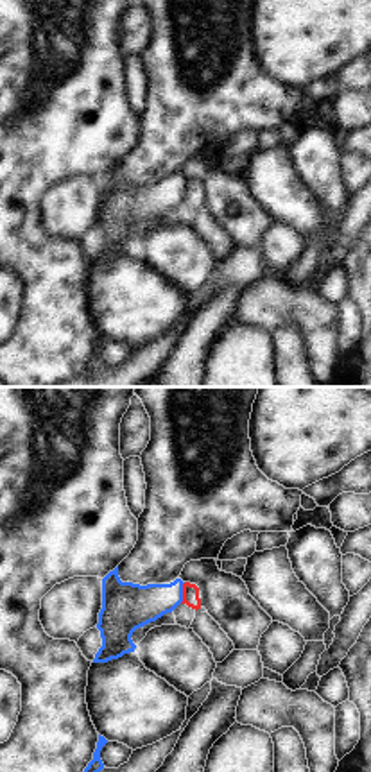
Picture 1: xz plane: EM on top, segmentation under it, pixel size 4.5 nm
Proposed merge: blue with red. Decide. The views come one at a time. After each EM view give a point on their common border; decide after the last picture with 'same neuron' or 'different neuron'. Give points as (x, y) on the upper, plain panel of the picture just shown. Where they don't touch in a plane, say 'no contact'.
(181, 192)

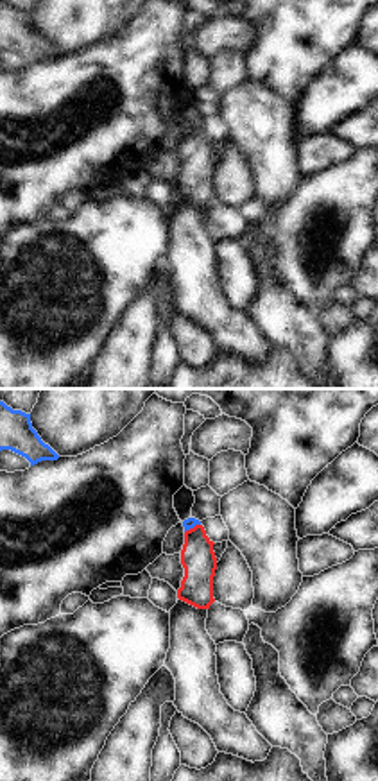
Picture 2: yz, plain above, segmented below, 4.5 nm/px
(192, 126)

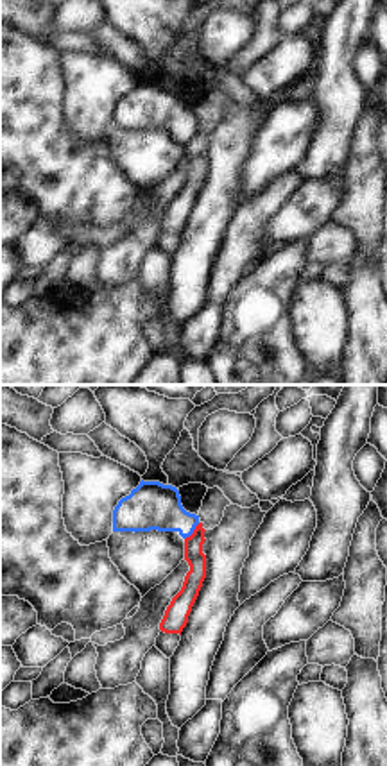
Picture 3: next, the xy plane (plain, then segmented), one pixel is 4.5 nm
(192, 131)

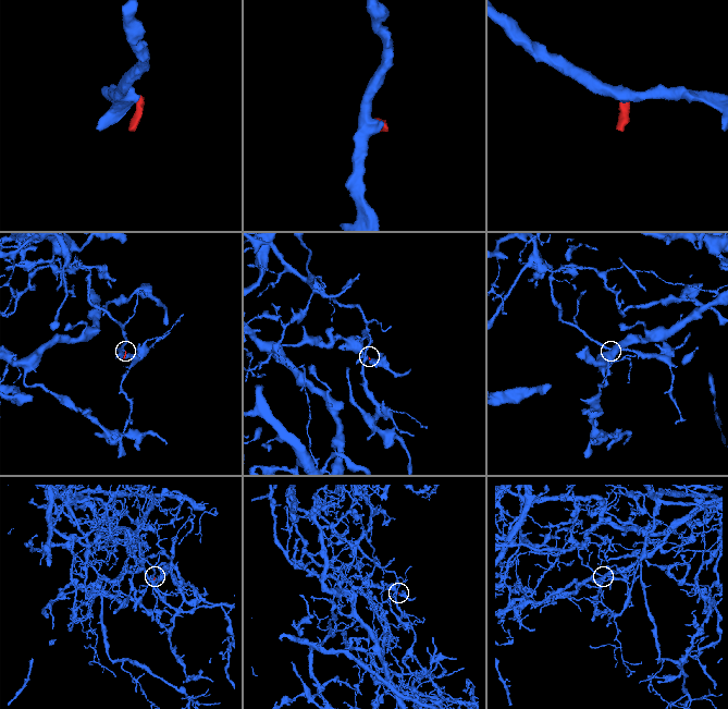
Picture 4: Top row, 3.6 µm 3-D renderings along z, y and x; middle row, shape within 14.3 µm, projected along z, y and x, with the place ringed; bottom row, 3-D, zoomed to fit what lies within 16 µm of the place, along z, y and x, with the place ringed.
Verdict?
different neuron

